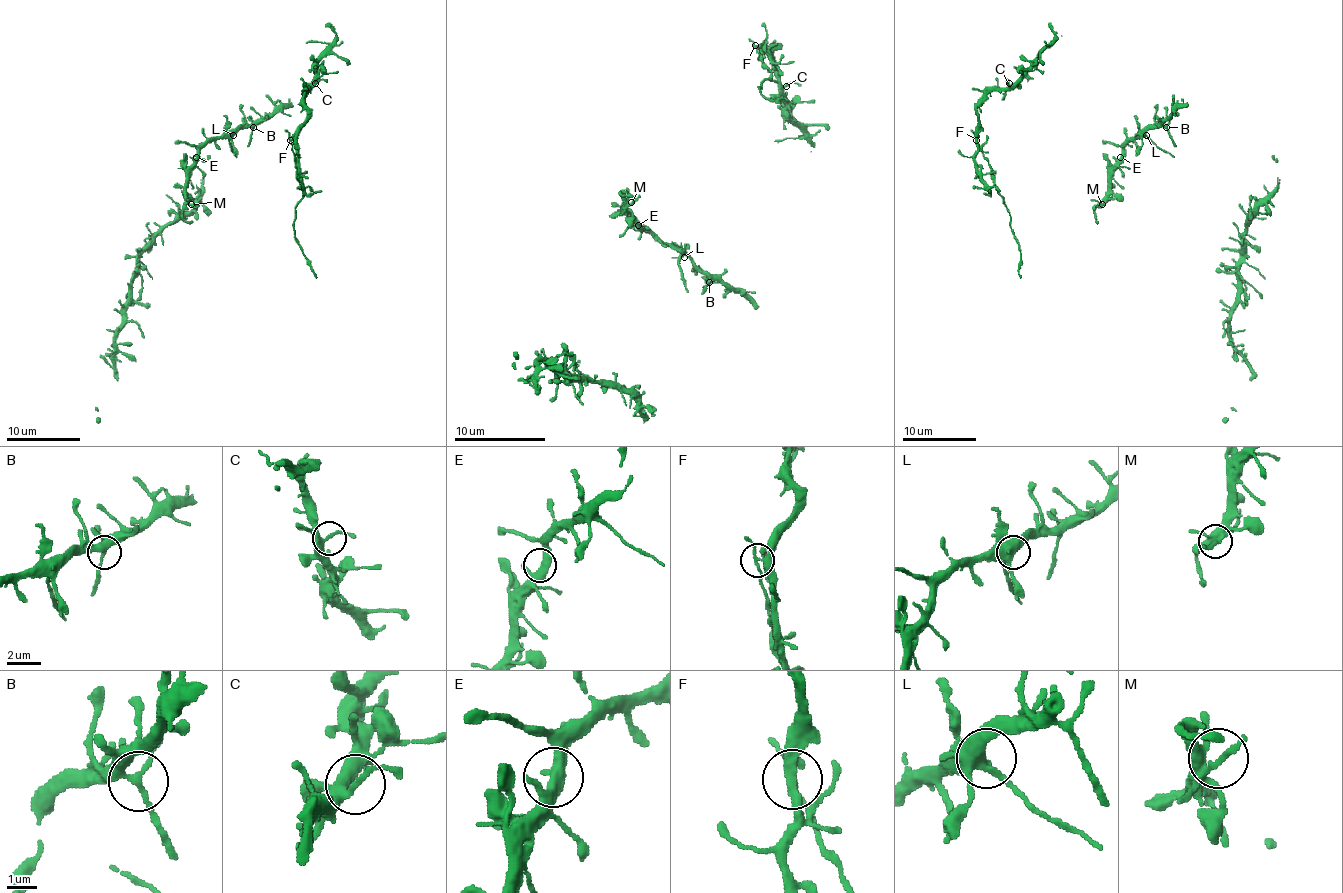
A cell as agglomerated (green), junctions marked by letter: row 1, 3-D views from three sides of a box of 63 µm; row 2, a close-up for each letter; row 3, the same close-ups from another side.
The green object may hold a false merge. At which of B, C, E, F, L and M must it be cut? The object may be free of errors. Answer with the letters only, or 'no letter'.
F

